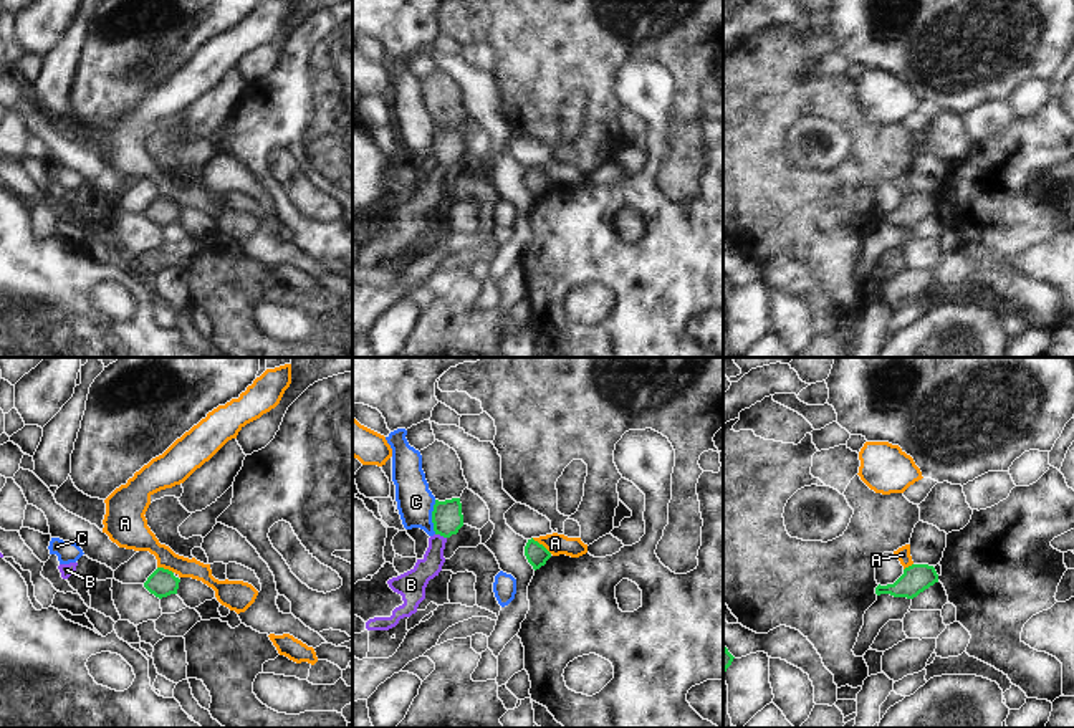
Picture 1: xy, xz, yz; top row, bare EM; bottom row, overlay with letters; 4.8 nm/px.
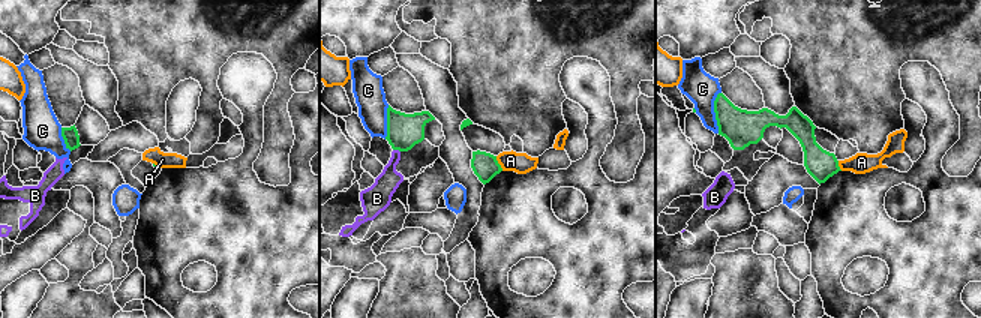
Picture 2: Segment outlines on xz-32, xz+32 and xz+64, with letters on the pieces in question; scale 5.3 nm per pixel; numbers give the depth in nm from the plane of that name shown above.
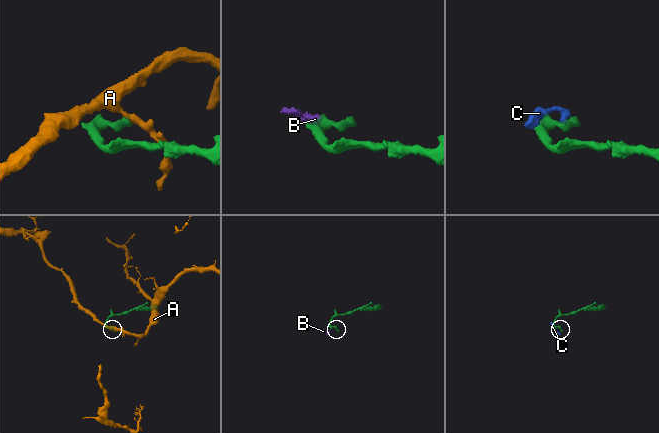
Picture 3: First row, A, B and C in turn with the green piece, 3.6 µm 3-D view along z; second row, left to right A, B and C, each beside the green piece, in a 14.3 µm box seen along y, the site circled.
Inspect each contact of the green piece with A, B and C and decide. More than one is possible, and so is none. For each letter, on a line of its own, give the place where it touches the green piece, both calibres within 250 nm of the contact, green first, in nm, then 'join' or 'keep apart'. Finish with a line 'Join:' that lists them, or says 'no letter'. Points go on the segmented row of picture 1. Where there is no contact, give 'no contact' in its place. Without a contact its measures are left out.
A: xz (541, 545) | 110/100 nm | keep apart
B: xz (441, 535) | 150/120 nm | join
C: xz (432, 517) | 150/180 nm | keep apart
Join: B

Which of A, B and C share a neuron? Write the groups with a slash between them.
A / B / C

